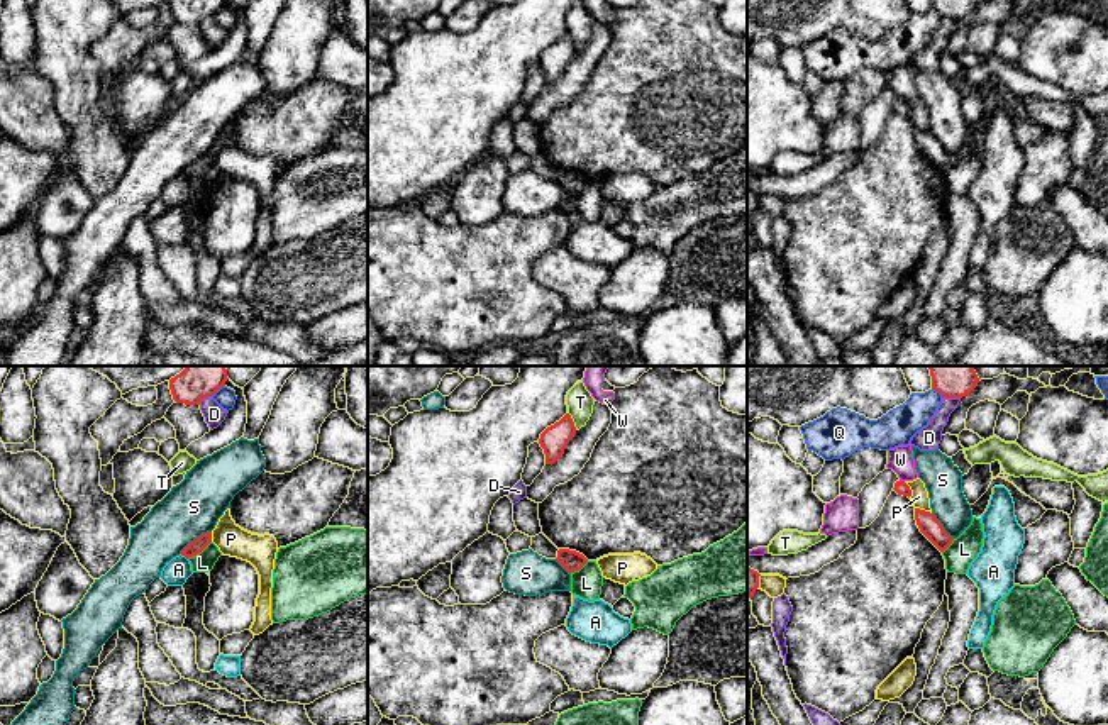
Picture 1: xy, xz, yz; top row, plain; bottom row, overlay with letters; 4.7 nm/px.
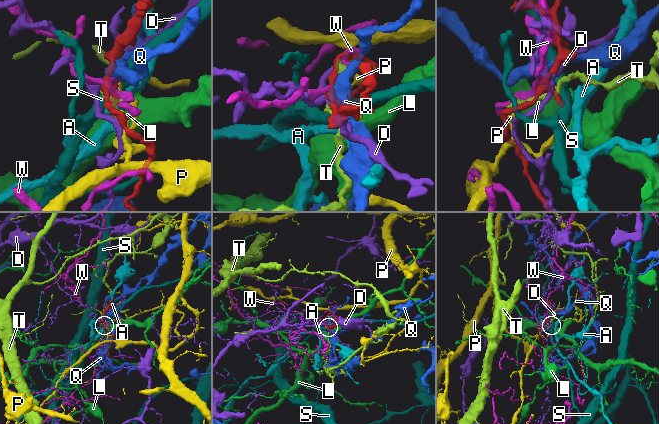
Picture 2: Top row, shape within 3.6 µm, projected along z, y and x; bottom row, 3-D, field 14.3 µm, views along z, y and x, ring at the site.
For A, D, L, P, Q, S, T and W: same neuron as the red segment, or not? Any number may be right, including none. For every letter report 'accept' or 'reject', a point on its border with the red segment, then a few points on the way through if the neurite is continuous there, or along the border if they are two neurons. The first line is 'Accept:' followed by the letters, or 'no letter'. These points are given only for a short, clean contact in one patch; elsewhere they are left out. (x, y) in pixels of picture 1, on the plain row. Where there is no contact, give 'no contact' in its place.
Accept: no letter
A: reject; contact xy (183, 175); border xy (180, 175), (187, 180)
D: reject; contact yz (951, 17)
L: reject; contact xy (199, 173); border xy (210, 161), (188, 180)
P: reject; contact yz (910, 110)
Q: reject; contact xy (217, 11)
S: reject; contact xy (197, 158); border xy (210, 151), (197, 156), (180, 173)
T: reject; contact xz (571, 41)
W: reject; contact yz (900, 100); border yz (900, 99), (903, 102)

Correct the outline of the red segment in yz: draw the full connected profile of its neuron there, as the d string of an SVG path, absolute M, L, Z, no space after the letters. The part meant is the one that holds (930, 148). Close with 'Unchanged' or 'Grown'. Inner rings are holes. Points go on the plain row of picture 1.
M915 129L915 141L920 152L940 171L944 173L950 164L952 158L944 151L942 144L933 134Z. Unchanged

